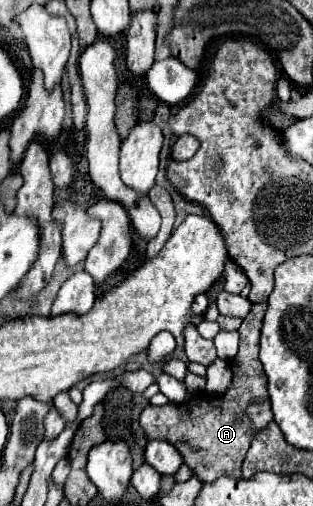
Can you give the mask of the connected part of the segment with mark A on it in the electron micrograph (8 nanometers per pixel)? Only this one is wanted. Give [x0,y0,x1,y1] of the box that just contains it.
[140,302,274,482]

